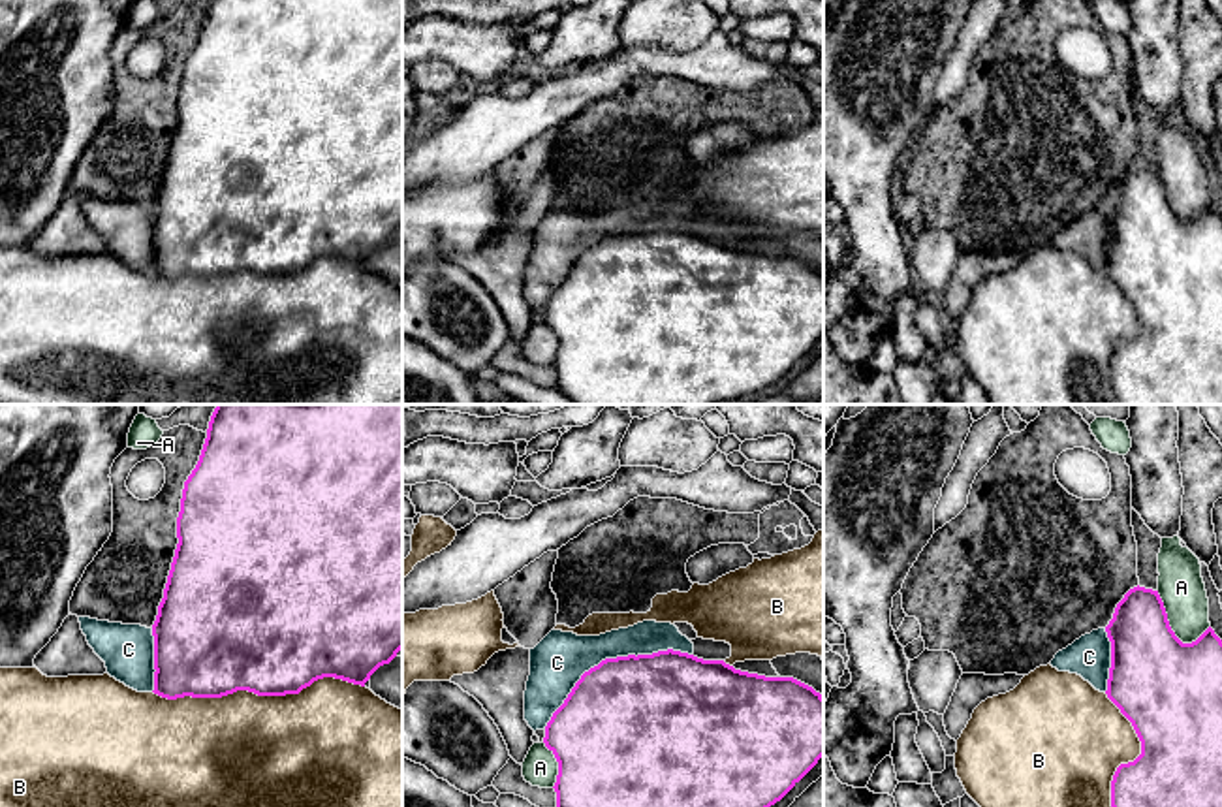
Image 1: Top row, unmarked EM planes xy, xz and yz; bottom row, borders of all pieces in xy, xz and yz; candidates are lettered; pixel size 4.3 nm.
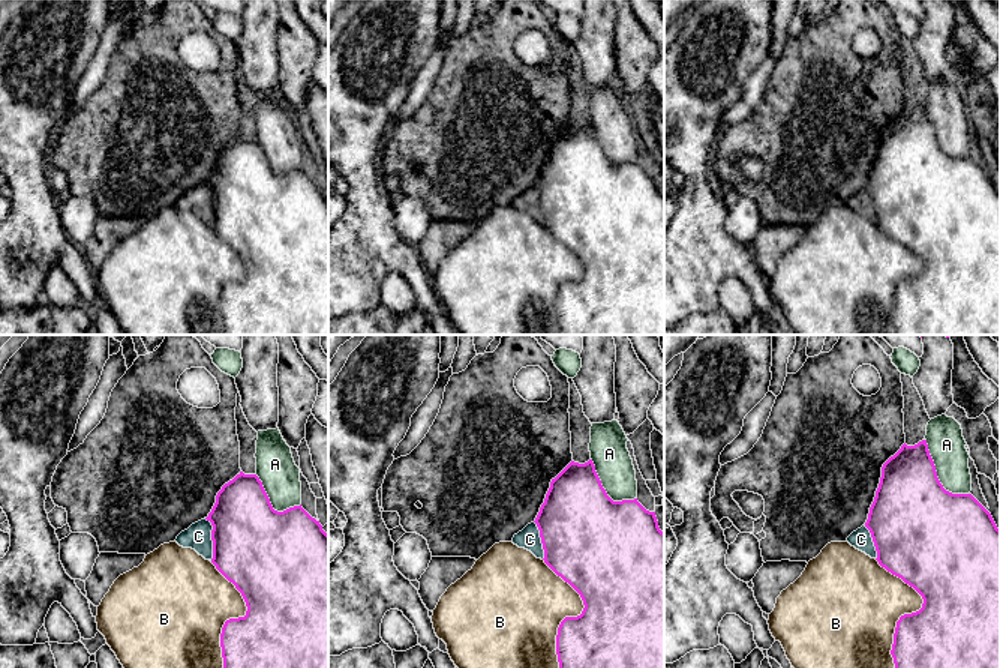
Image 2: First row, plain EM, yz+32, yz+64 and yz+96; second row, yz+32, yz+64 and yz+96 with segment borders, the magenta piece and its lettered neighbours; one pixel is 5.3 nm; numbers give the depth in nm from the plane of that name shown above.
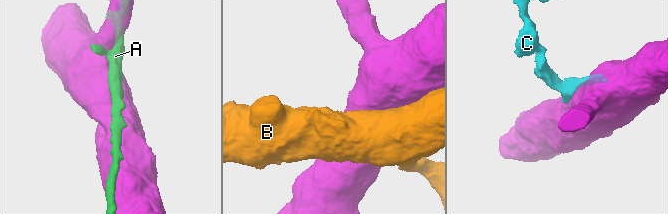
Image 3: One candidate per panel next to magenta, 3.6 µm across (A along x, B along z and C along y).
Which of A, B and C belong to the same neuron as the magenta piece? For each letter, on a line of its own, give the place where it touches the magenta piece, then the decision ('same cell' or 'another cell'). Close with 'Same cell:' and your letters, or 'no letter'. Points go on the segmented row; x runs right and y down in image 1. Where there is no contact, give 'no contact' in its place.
A: yz (1172, 631) | another cell
B: xy (258, 695) | another cell
C: xz (610, 659) | another cell
Same cell: no letter

